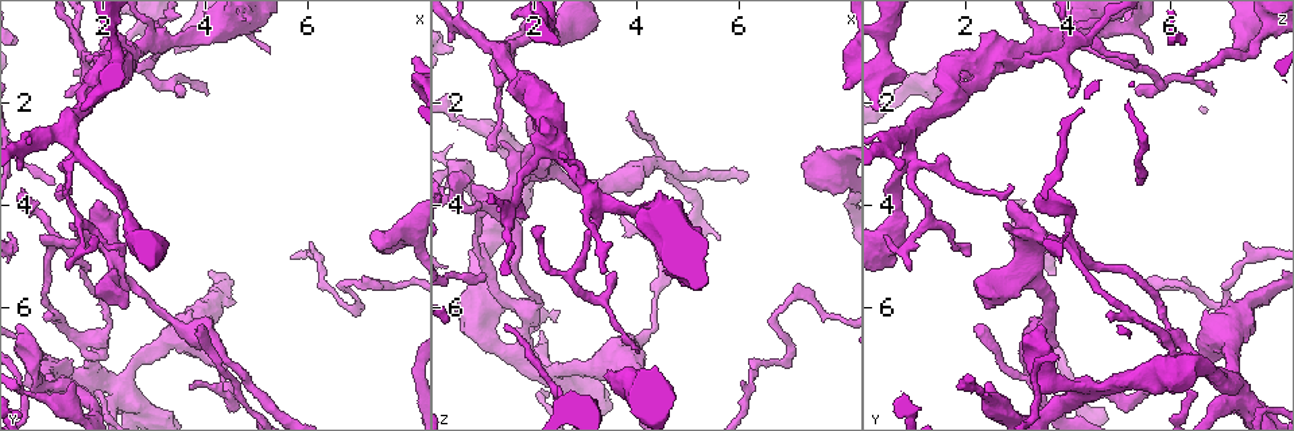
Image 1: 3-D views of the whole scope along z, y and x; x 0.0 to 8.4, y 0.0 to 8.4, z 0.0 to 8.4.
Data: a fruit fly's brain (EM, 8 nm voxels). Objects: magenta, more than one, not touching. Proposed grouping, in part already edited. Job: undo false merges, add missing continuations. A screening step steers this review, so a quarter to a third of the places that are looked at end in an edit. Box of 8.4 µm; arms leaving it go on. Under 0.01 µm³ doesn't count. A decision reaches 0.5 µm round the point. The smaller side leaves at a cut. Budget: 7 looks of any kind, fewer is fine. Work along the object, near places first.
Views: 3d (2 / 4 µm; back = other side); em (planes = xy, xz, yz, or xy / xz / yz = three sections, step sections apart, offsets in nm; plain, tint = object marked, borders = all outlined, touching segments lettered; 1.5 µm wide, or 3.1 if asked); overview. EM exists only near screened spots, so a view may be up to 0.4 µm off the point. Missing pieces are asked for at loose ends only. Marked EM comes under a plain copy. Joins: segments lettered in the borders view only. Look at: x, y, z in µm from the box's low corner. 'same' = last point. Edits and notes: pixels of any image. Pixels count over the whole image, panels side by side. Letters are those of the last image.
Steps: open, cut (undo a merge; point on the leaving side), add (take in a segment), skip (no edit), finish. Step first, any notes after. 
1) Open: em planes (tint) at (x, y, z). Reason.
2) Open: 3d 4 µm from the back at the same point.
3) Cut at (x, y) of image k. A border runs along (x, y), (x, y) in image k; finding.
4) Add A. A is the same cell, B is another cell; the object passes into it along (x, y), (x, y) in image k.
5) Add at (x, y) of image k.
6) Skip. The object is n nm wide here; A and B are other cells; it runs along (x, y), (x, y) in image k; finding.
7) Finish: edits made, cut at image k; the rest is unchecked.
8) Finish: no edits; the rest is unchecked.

Open: 3d 2 µm at (0.60, 3.20, 5.40). Narrows sharply.

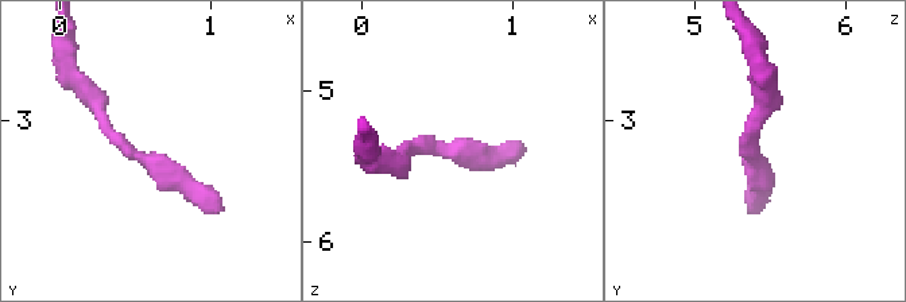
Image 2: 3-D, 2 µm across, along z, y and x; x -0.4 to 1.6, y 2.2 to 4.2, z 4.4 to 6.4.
Open: em yz step 4 (borders) at (0.56, 3.22, 5.36).

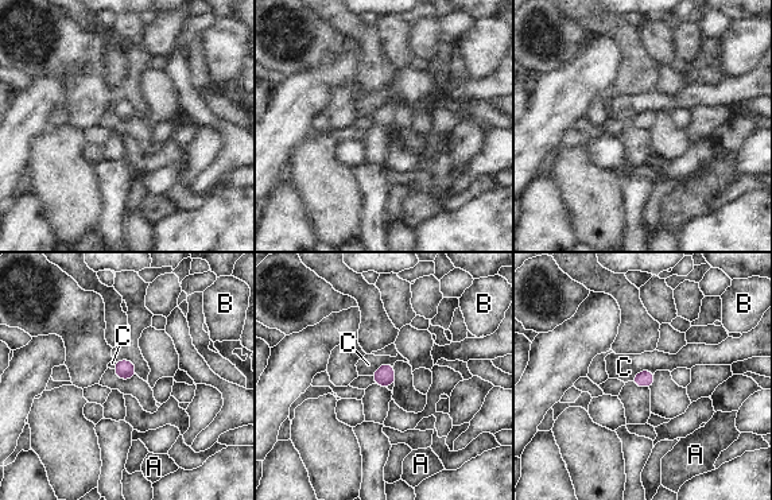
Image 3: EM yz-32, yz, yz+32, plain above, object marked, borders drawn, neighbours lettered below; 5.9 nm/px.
Skip. A, B and C are other cells; a border runs along (654, 372), (640, 371), (631, 380) in image 3; all the same neuron.

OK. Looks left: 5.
Open: em xz step 8 (borders) at (1.90, 6.65, 6.10). Abrupt turn.

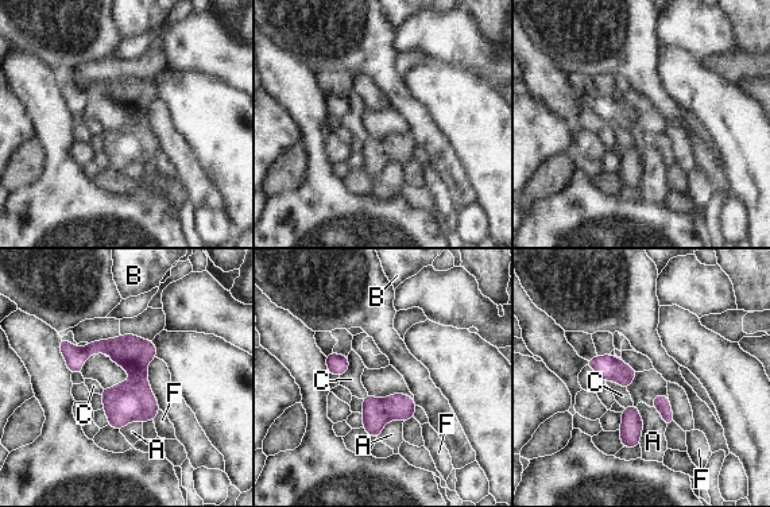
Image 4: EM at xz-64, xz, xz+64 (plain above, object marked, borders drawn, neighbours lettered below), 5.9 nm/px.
Cut at (74, 358) of image 4. The longest contact is with A, 240 nm; A, B, C and F are other cells; a border runs along (85, 348), (89, 353) in image 4; two neurons meet here.

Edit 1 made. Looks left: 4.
Open: overview.

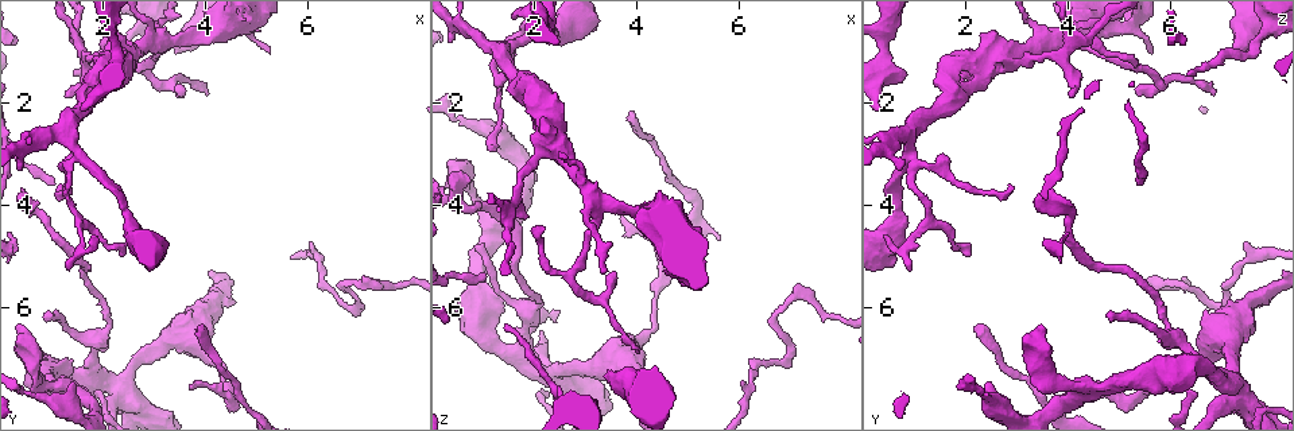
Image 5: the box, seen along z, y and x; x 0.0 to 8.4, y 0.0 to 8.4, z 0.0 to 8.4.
Open: 3d 2 µm at (1.15, 3.65, 2.85). Thin end.

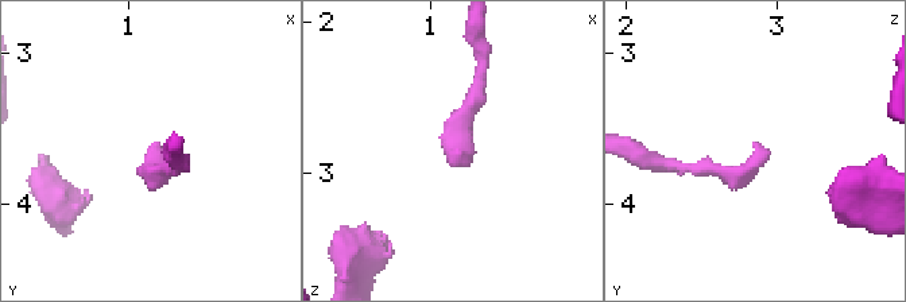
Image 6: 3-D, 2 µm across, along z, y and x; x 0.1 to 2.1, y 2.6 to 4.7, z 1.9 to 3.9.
Open: em planes (borders) at (1.14, 3.62, 2.92). Shape alone is not enough.

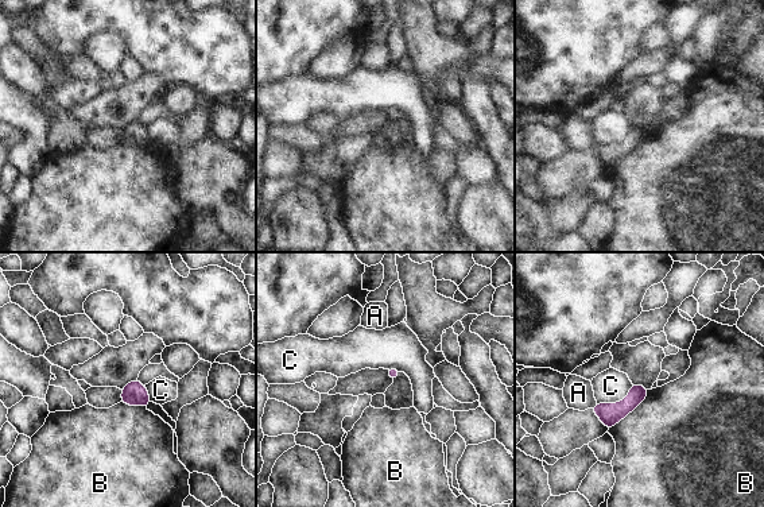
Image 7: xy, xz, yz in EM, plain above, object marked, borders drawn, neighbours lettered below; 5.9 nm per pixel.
Skip. A, B and C are other cells; none of them fits.

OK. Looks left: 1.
Finish: edits made, cut at image 4; the rest is unchecked.

